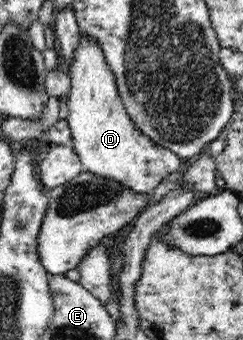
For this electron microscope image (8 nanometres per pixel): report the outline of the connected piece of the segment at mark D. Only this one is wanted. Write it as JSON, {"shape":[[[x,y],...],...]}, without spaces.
{"shape":[[[80,39],[74,61],[65,68],[70,76],[66,104],[67,125],[71,129],[72,147],[85,171],[107,181],[115,181],[131,193],[153,194],[155,188],[173,172],[183,174],[187,161],[169,149],[156,145],[135,127],[121,104],[115,77],[95,41]]]}

